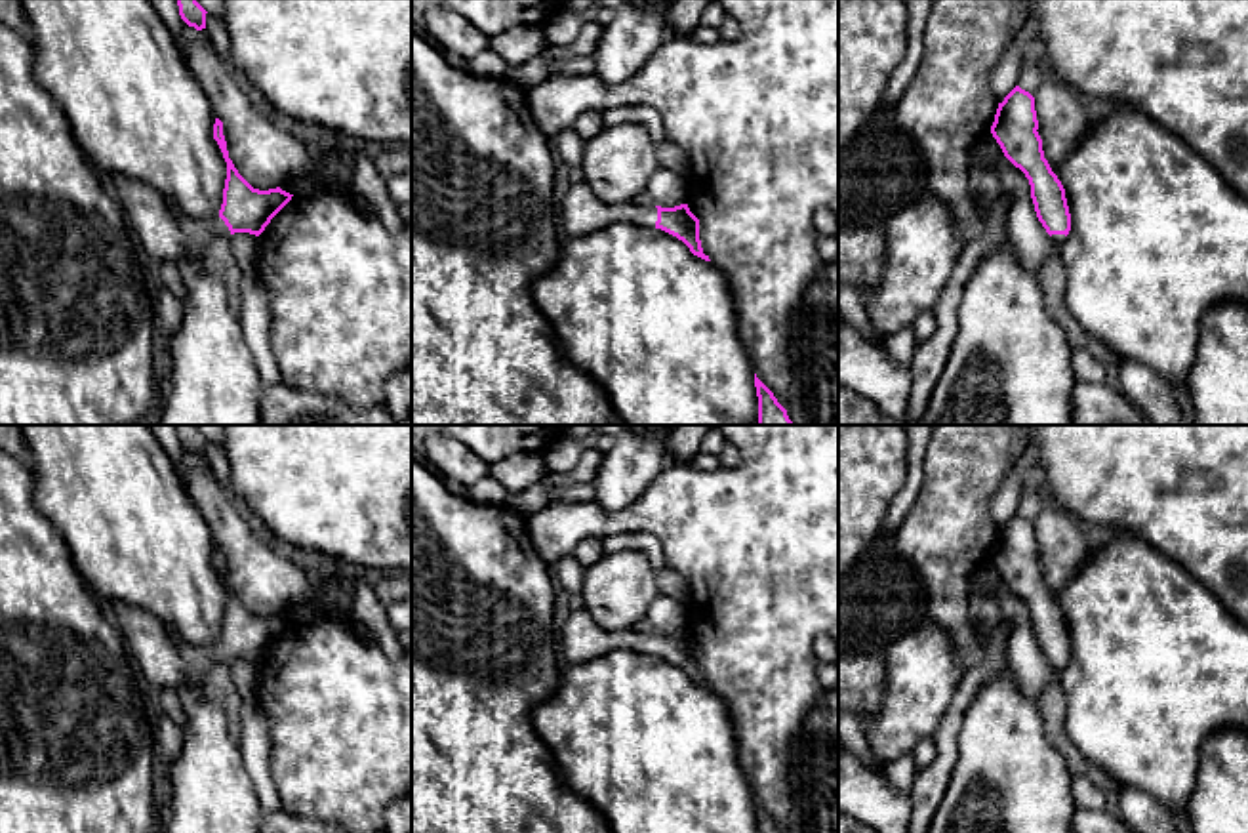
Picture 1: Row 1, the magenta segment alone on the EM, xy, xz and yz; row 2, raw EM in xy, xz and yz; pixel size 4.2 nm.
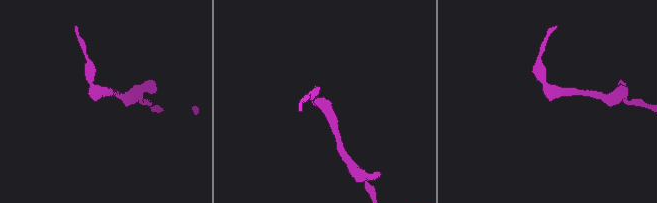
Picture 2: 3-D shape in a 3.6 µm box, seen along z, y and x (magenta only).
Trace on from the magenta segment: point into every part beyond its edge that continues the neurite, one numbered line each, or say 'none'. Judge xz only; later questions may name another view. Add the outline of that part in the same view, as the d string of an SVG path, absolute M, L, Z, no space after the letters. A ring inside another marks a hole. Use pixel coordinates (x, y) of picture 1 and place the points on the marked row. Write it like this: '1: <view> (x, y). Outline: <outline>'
1: xz (580, 212). Outline: M572 183L558 202L562 236L587 236L617 221L655 227L657 208L634 202L606 204L598 200L585 183Z

